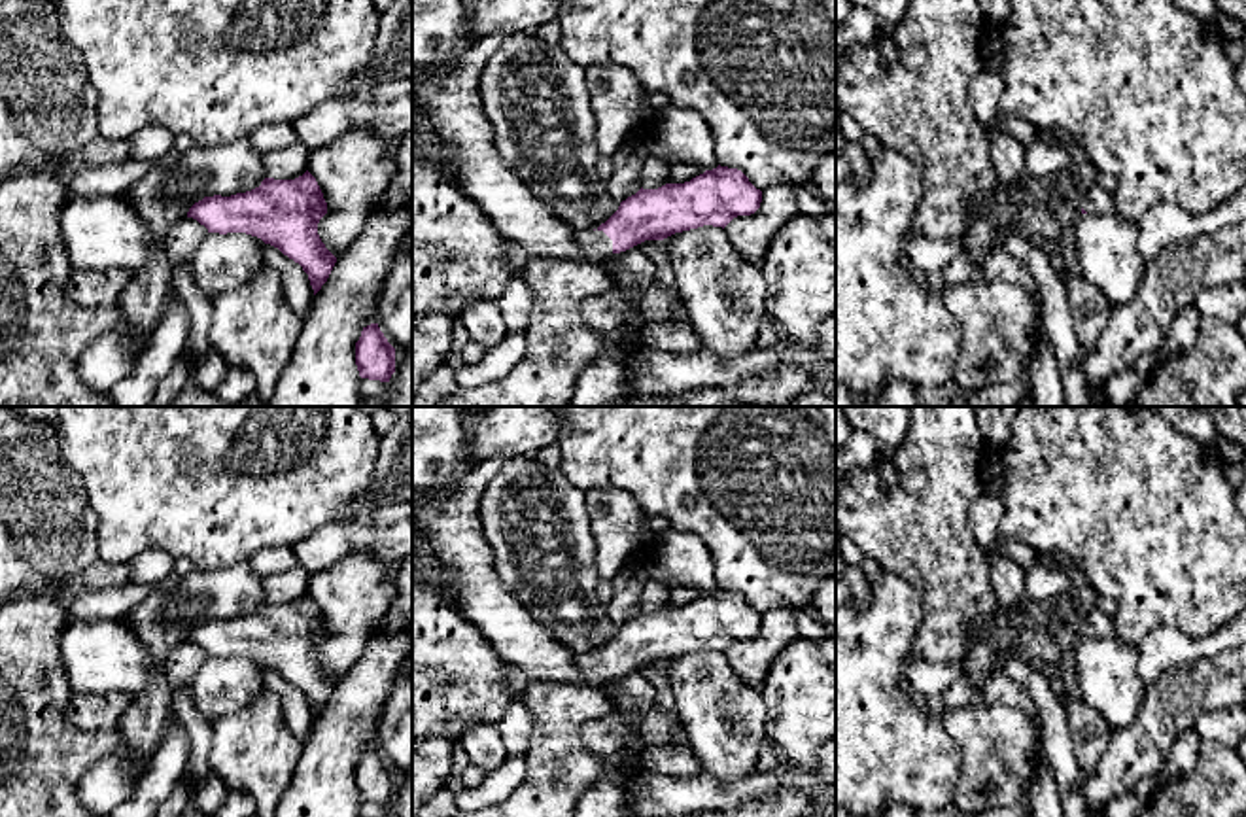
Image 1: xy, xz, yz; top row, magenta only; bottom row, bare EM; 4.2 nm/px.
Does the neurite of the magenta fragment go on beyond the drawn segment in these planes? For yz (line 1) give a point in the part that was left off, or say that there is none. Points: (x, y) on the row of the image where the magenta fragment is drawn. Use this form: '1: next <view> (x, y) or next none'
1: next yz (1099, 201)

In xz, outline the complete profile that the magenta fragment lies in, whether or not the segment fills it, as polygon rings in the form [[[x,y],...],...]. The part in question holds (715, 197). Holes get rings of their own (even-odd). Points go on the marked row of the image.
[[[717,166],[684,183],[639,189],[596,231],[579,236],[590,259],[626,252],[645,240],[664,240],[703,225],[726,227],[737,216],[760,208],[762,191],[728,166]]]

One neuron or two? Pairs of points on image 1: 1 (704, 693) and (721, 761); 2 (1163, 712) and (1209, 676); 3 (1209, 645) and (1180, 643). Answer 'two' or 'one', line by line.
1: one
2: one
3: one

